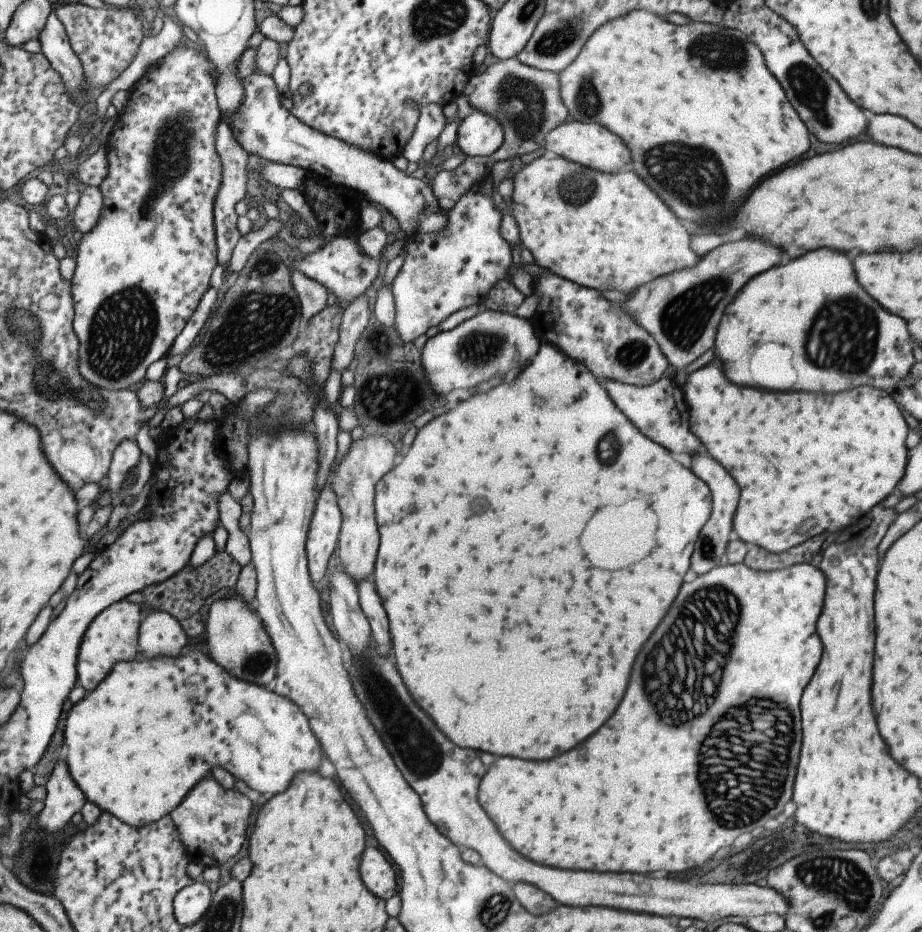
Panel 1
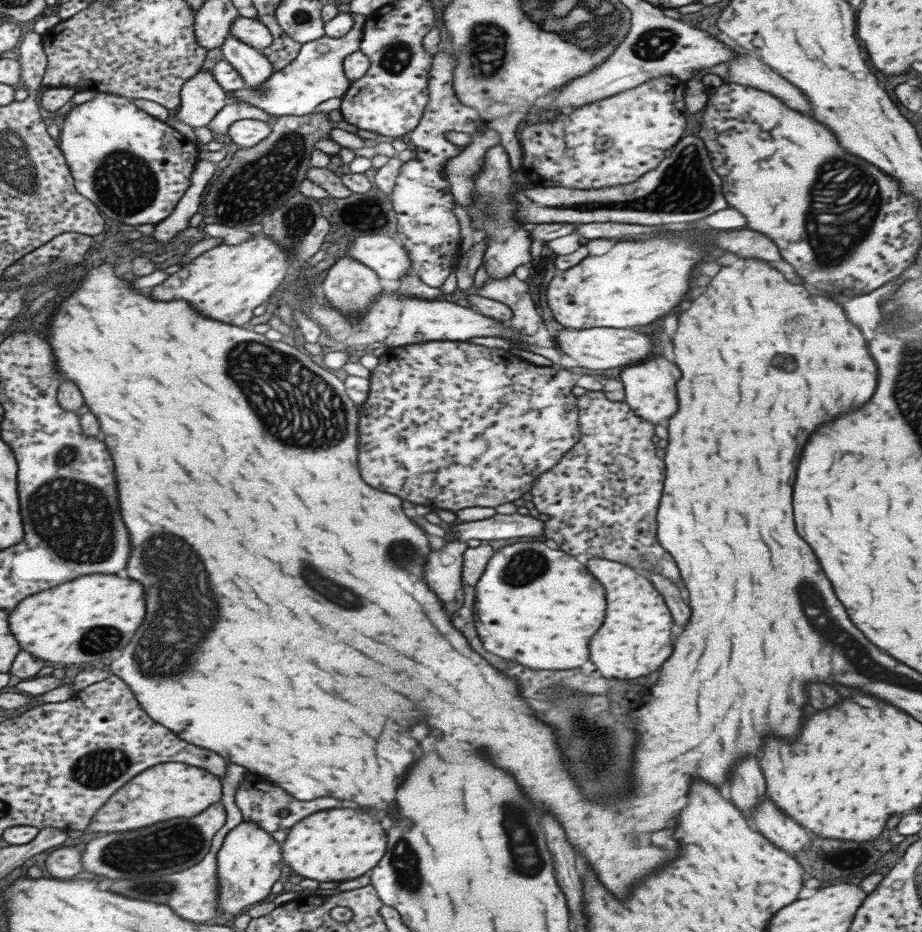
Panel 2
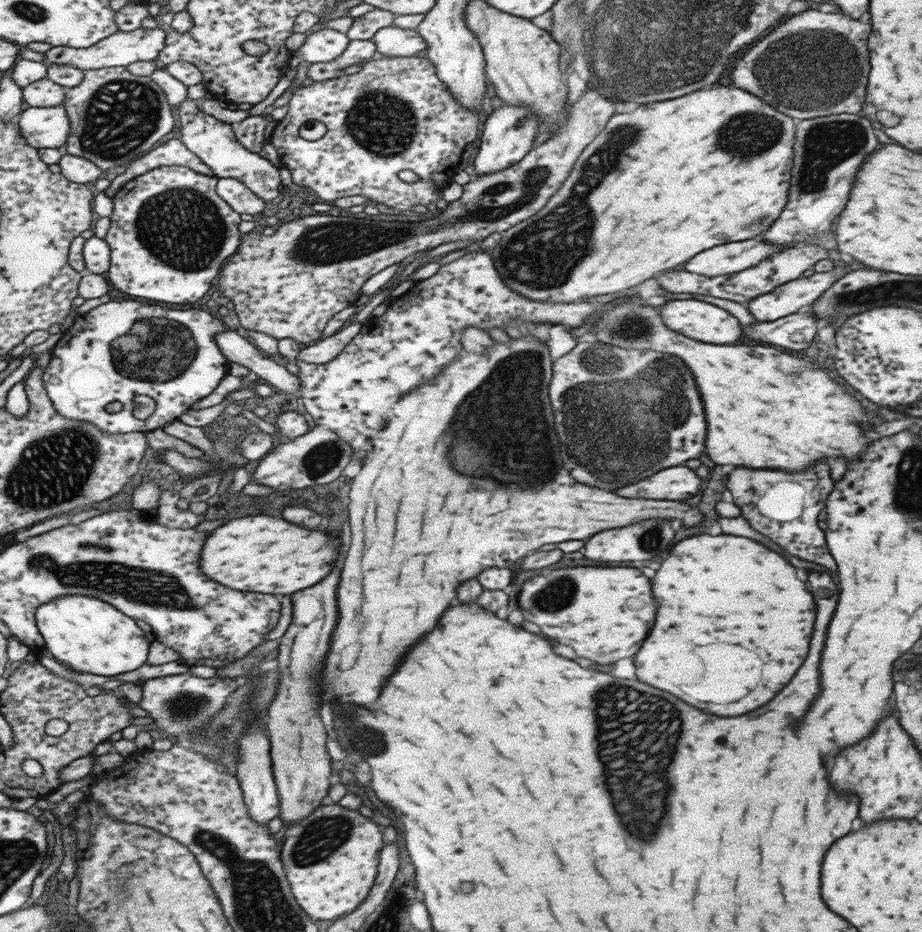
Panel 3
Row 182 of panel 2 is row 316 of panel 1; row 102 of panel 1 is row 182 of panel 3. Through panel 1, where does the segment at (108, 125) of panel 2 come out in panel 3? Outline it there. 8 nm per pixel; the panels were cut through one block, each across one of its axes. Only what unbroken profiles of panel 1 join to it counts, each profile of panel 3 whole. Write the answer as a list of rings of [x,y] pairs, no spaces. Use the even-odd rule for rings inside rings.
[[[159,166],[159,168],[153,168],[153,170],[122,184],[115,191],[115,196],[111,198],[113,210],[108,216],[109,228],[102,238],[109,247],[109,268],[104,277],[106,281],[123,294],[135,296],[135,298],[147,298],[147,300],[155,300],[155,302],[165,302],[165,304],[191,304],[191,302],[197,302],[197,298],[201,298],[207,292],[207,288],[213,288],[213,279],[217,276],[223,260],[231,256],[240,243],[240,233],[237,229],[240,214],[231,210],[229,205],[215,192],[217,179],[217,177],[197,174],[185,166]]]

